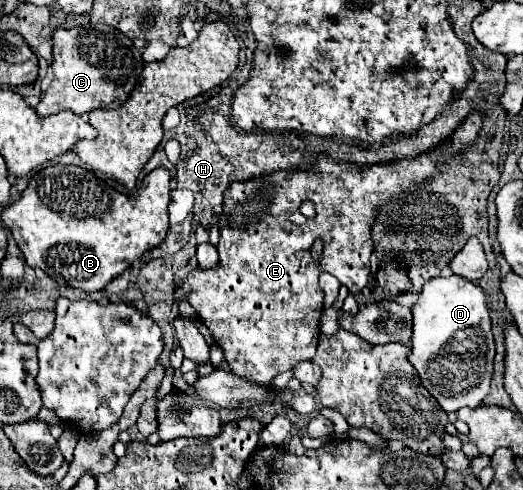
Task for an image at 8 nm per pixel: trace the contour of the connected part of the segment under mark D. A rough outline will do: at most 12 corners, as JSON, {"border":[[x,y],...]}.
{"border":[[425,283],[409,363],[447,413],[489,395],[495,343],[477,283]]}

